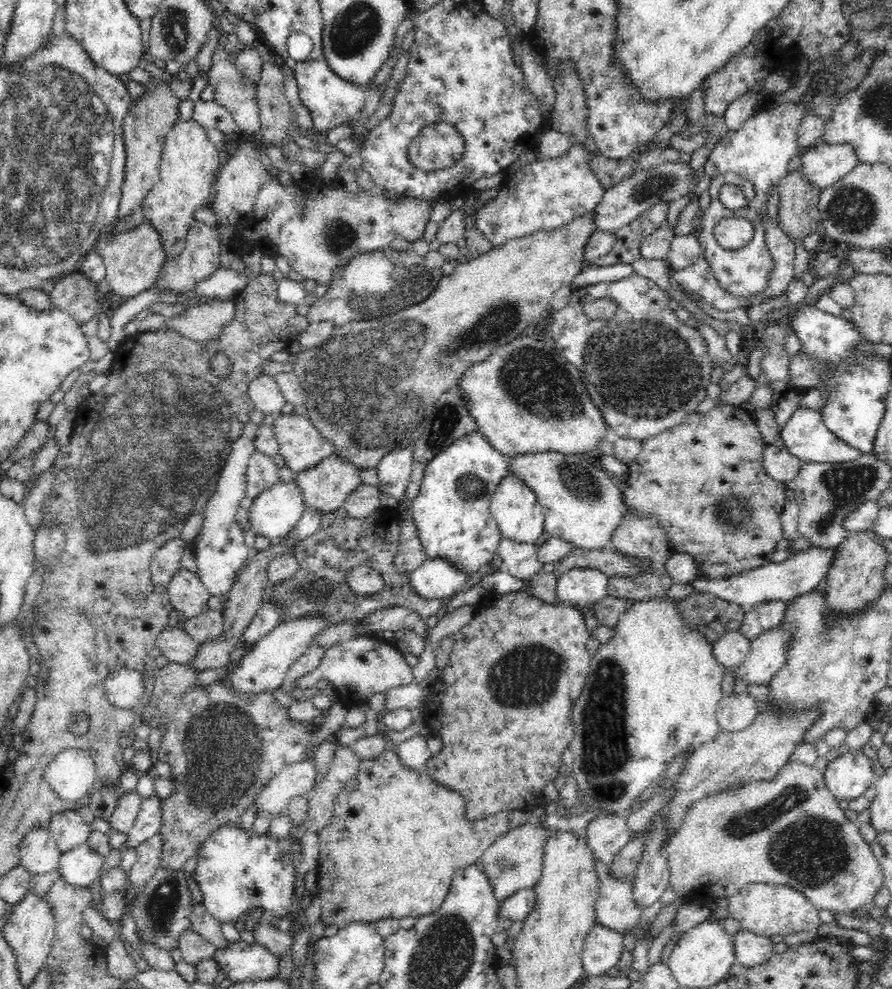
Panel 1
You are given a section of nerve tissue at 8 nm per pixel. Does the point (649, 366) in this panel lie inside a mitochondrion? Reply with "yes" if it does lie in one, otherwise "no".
yes

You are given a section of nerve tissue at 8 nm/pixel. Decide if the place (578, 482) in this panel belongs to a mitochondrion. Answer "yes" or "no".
yes

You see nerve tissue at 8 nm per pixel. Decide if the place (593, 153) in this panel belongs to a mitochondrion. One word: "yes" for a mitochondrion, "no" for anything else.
no

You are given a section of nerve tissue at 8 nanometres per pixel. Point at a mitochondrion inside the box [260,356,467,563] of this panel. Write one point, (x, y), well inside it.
(441, 426)

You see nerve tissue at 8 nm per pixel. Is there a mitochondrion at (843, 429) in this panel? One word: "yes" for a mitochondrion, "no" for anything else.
no

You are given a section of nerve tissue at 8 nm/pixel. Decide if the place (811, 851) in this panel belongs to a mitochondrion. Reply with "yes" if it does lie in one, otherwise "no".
yes

